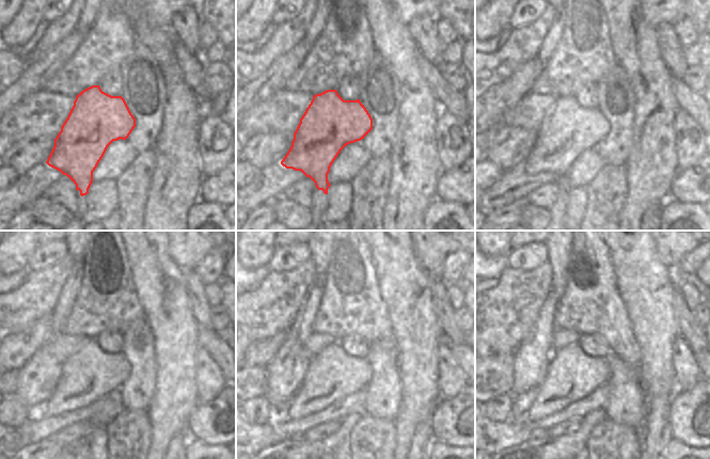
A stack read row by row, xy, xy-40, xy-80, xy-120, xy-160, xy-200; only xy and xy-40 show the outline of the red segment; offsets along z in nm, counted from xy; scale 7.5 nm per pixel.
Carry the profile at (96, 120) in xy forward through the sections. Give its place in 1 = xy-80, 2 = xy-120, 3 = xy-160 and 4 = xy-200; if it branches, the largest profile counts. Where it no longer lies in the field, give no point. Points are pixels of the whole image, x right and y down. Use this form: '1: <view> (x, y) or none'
1: xy-80 (569, 129)
2: xy-120 (91, 374)
3: xy-160 (332, 375)
4: xy-200 (572, 375)

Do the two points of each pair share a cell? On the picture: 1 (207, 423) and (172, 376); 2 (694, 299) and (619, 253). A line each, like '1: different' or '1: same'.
1: different
2: different

